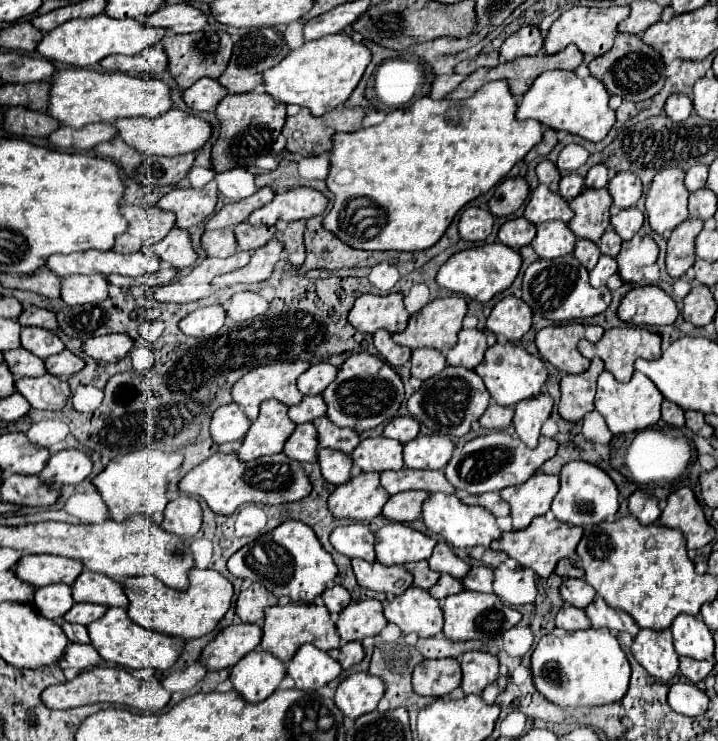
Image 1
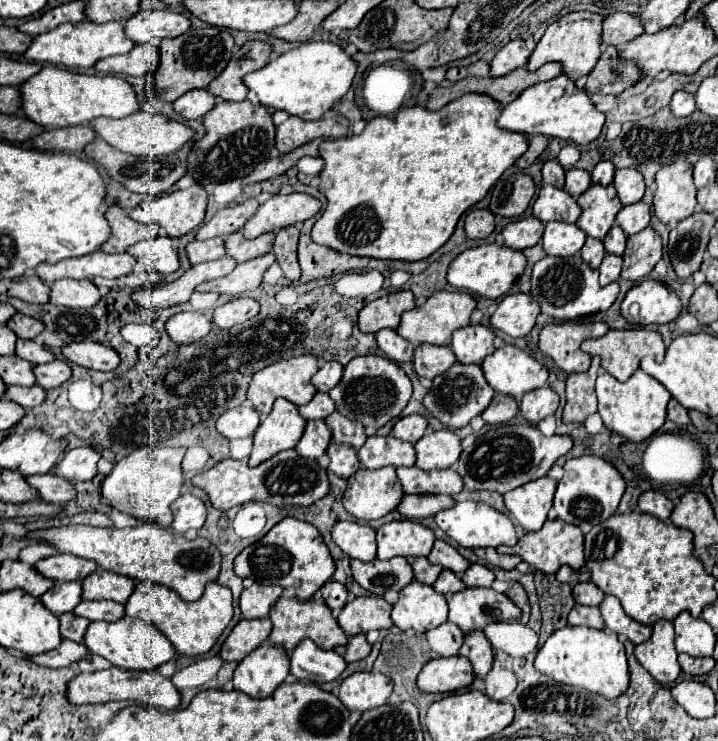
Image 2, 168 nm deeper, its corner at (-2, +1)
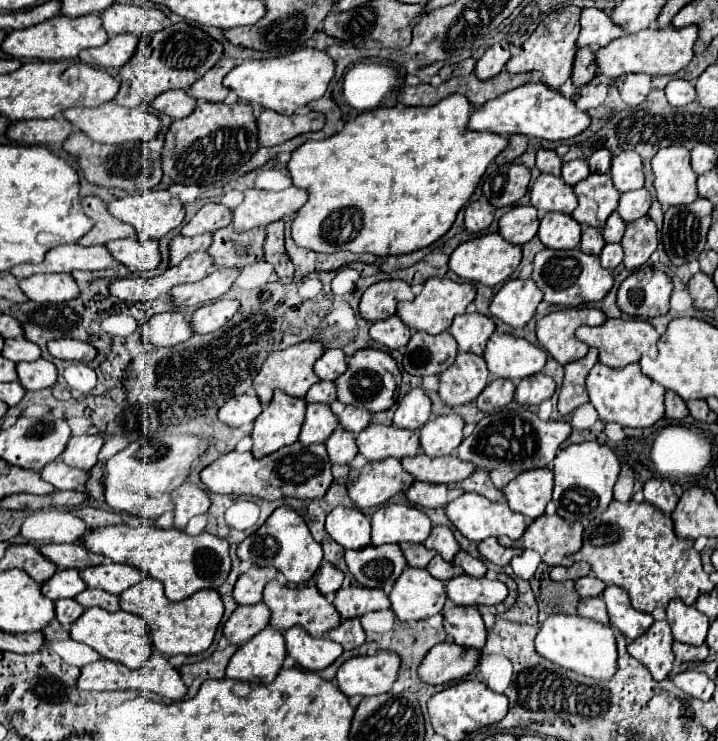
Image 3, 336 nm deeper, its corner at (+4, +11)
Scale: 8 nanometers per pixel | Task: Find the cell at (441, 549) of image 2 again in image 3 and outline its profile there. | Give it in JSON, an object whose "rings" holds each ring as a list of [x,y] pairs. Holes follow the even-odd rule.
{"rings":[[[444,525],[432,527],[432,533],[430,533],[430,537],[424,541],[424,545],[426,545],[428,549],[438,551],[438,553],[444,557],[444,561],[452,561],[452,557],[460,551],[460,547],[458,547],[452,531],[450,531],[448,527],[444,527]]]}

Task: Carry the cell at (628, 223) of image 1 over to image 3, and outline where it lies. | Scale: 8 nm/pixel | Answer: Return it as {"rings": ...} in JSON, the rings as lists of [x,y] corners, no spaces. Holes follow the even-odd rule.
{"rings":[[[636,189],[636,191],[628,191],[620,195],[620,205],[618,205],[618,215],[628,223],[628,221],[636,221],[642,215],[648,213],[652,203],[652,197],[646,189]]]}

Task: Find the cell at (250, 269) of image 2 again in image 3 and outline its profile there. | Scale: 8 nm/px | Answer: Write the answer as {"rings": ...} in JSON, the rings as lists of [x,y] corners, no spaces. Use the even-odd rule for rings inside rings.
{"rings":[[[214,267],[210,275],[206,275],[200,281],[194,283],[184,283],[176,285],[170,295],[176,305],[200,305],[200,303],[210,303],[218,297],[222,297],[232,283],[238,279],[240,269],[232,267]]]}

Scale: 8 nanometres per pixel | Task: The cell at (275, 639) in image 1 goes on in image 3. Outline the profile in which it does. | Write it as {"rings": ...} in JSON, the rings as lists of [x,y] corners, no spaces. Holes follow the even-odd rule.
{"rings":[[[276,579],[270,581],[264,589],[264,603],[268,605],[272,617],[270,617],[270,625],[276,627],[278,631],[286,631],[290,627],[302,627],[306,629],[312,637],[324,637],[330,629],[336,629],[340,625],[340,615],[334,609],[334,605],[322,595],[318,593],[318,589],[312,585],[304,585],[304,587],[284,587],[280,585]]]}

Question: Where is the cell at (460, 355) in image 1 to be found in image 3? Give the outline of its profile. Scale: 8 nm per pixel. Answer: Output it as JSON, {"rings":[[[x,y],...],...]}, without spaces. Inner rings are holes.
{"rings":[[[480,313],[456,315],[454,323],[450,327],[450,333],[454,335],[460,351],[470,351],[470,353],[482,355],[490,335],[494,333],[494,321],[492,321],[492,317],[486,317]]]}

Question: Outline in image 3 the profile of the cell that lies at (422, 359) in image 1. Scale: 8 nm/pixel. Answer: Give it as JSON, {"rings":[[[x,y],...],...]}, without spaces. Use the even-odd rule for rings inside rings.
{"rings":[[[418,331],[406,345],[402,365],[410,375],[416,377],[436,375],[454,363],[456,353],[458,353],[456,341],[448,331],[440,335],[426,335]]]}

